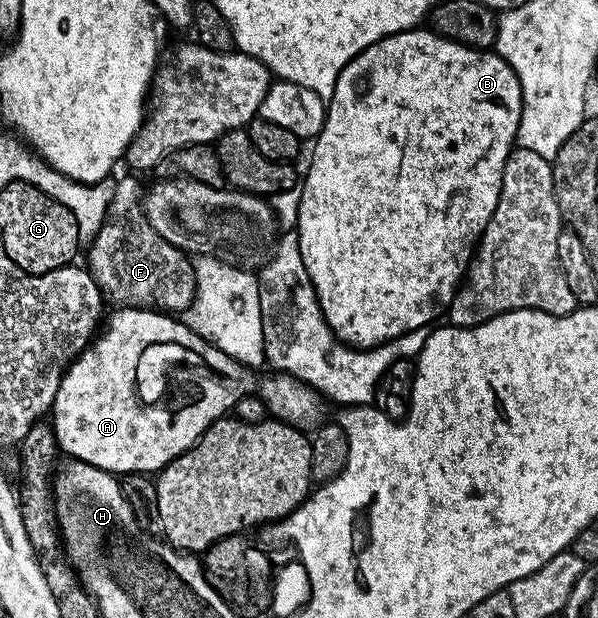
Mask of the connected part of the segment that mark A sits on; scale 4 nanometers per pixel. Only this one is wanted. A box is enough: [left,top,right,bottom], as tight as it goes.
[49,307,259,477]

